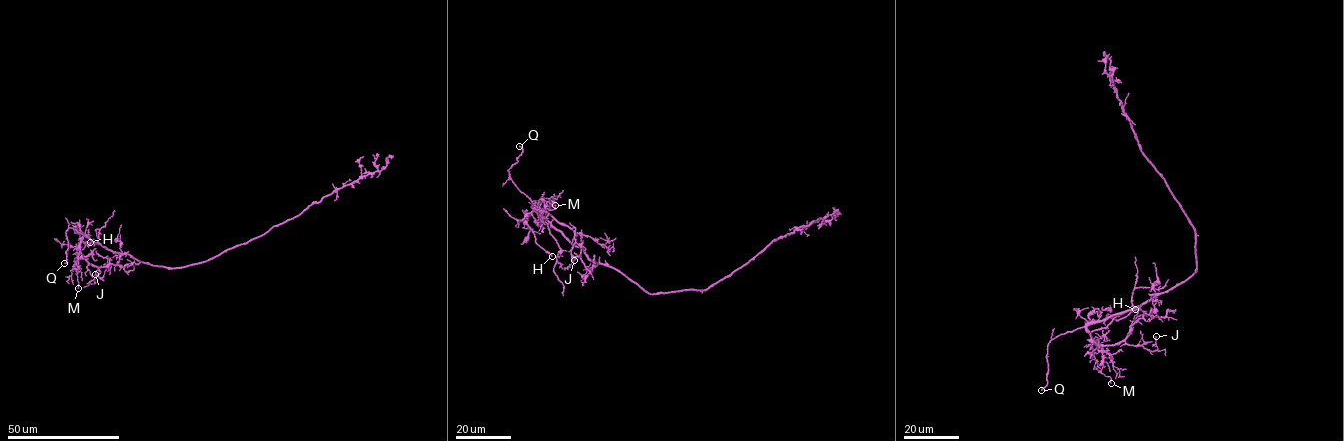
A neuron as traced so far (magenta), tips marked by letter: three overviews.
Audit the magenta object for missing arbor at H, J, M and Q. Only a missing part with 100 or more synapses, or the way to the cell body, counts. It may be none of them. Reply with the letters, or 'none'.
Q

